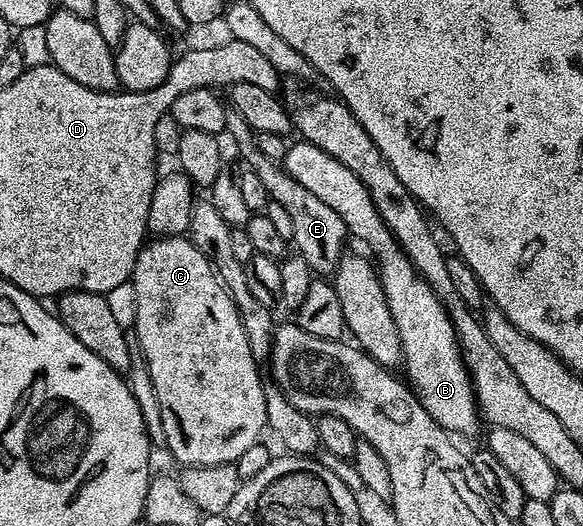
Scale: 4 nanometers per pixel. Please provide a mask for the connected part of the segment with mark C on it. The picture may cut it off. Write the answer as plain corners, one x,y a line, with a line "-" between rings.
186,236
159,237
151,239
144,244
137,255
135,270
131,272
131,286
137,291
137,319
133,326
133,337
139,340
138,352
143,354
143,362
147,364
149,379
153,383
153,391
157,391
157,403
161,411
161,427
165,431
165,449
176,457
180,466
189,465
230,465
236,461
243,452
249,451
260,440
259,437
267,429
267,416
265,415
265,384
264,378
259,378
260,362
253,355
249,347
249,339
245,335
245,327
239,318
239,312
230,291
223,286
219,274
211,260
198,249

